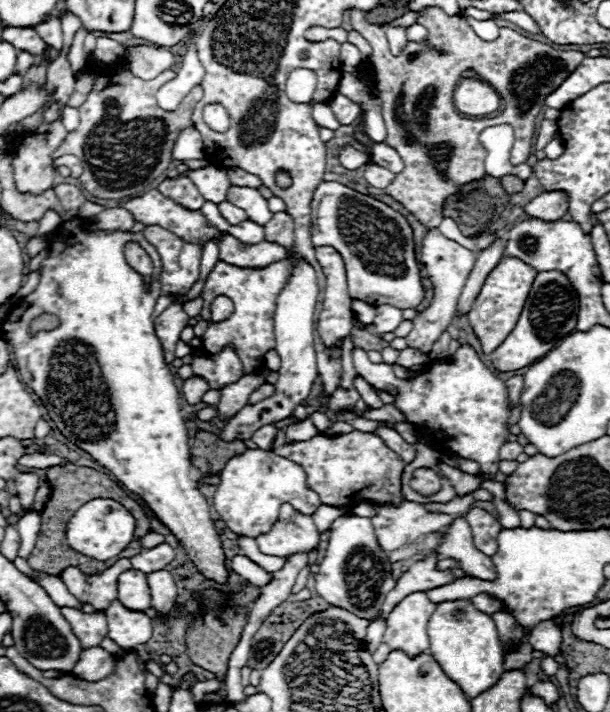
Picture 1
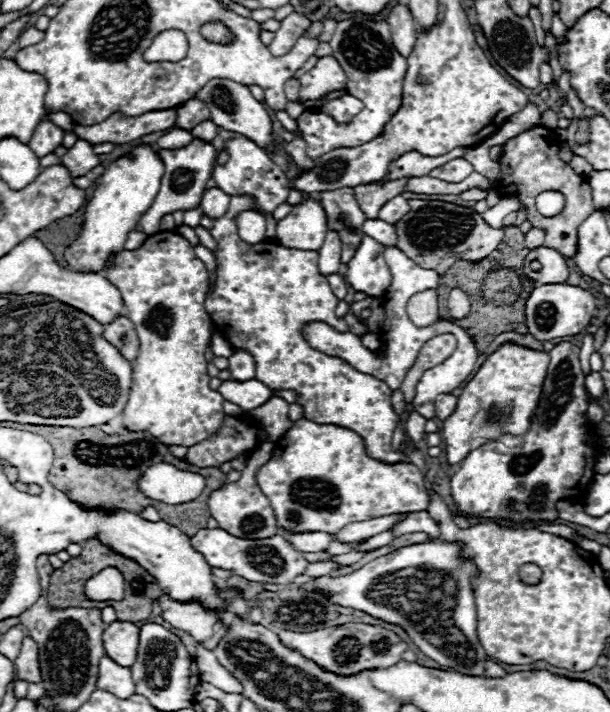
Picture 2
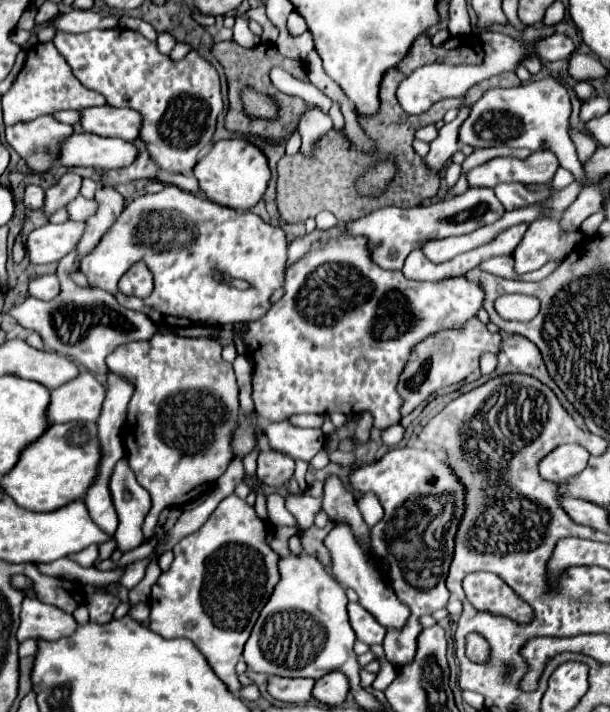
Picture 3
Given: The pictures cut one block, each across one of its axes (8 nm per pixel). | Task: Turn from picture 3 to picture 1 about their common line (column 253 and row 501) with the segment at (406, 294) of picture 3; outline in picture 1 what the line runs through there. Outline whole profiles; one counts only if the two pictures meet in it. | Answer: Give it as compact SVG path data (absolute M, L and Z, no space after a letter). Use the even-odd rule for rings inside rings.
M280 430L274 448L276 454L282 454L284 458L298 462L304 466L308 486L316 490L322 504L330 506L348 506L358 504L362 500L372 502L400 502L404 500L400 492L400 474L404 470L404 462L398 458L398 454L384 446L380 438L366 432L350 432L338 438L326 438L326 436L314 436L304 442L286 442L284 432Z

